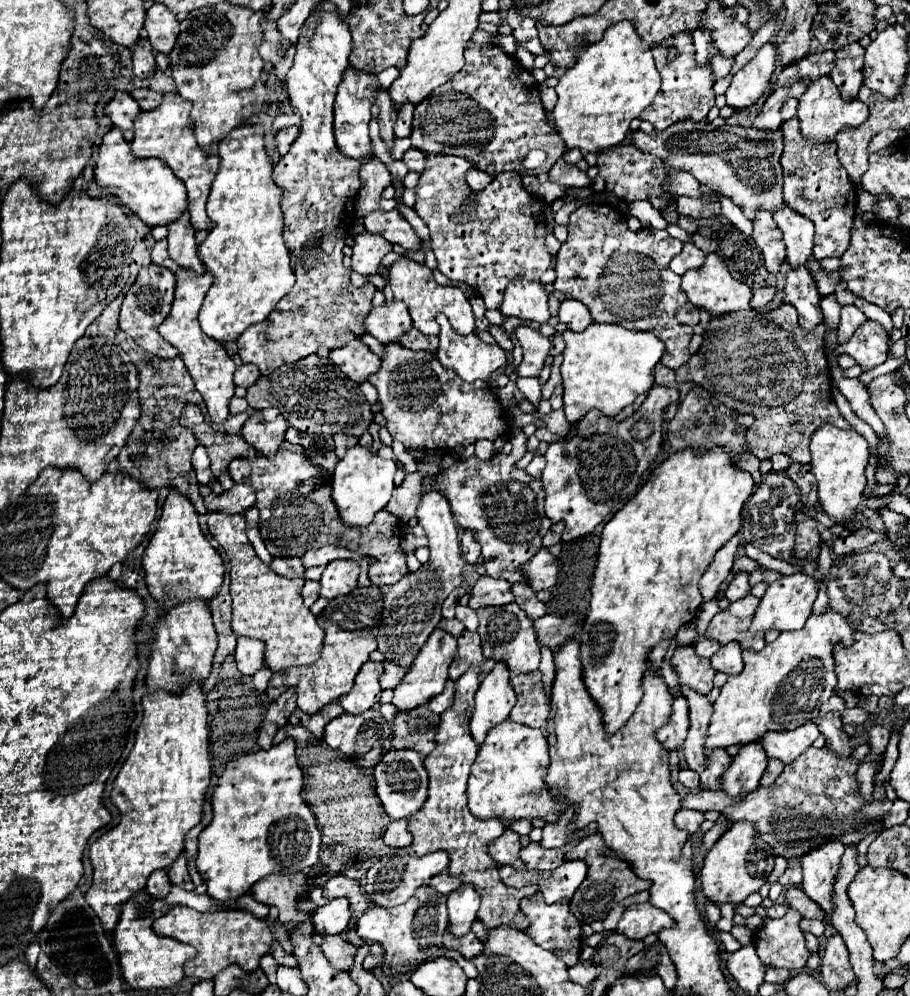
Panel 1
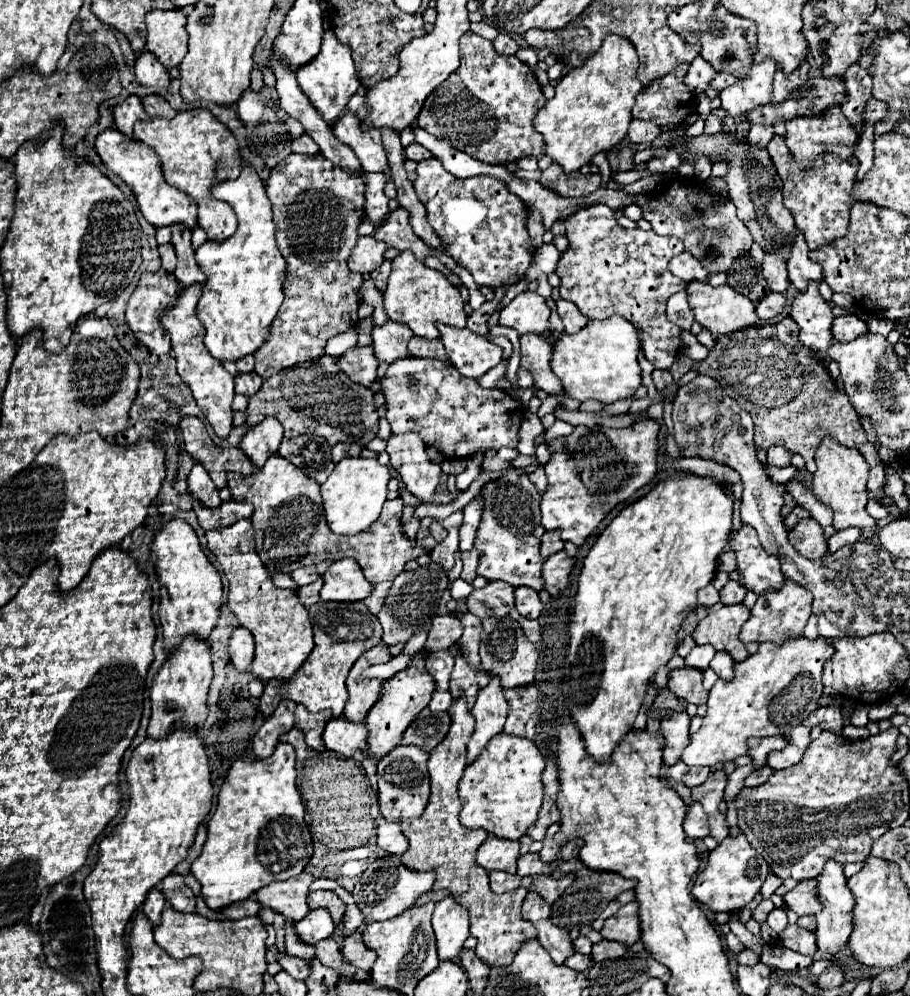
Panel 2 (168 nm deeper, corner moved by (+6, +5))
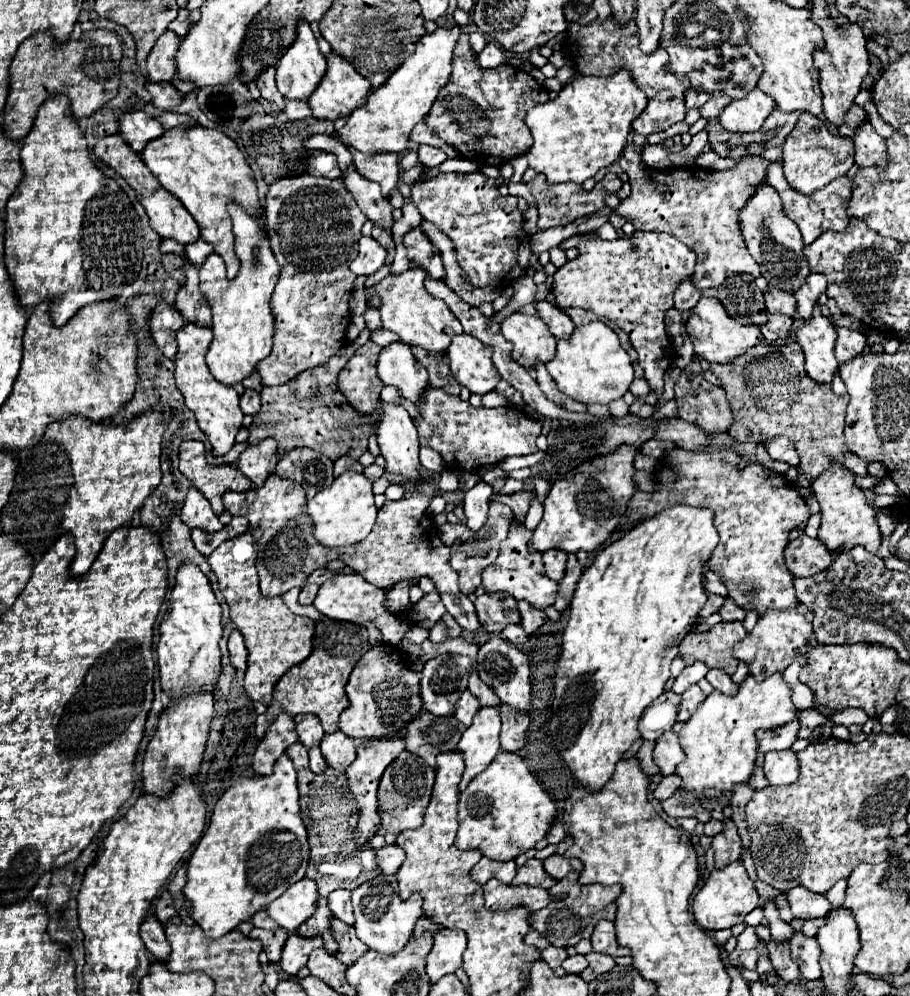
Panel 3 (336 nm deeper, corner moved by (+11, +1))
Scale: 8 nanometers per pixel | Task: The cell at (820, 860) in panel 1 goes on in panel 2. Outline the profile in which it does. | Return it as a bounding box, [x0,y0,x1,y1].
[817,863,855,957]

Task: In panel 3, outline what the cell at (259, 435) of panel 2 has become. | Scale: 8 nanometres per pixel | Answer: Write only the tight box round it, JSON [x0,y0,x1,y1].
[238,439,278,487]

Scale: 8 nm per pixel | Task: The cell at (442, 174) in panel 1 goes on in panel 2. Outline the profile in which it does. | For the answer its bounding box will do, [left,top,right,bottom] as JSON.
[413,157,535,289]

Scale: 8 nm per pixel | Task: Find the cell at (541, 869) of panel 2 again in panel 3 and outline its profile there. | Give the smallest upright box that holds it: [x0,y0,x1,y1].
[514,859,548,885]

